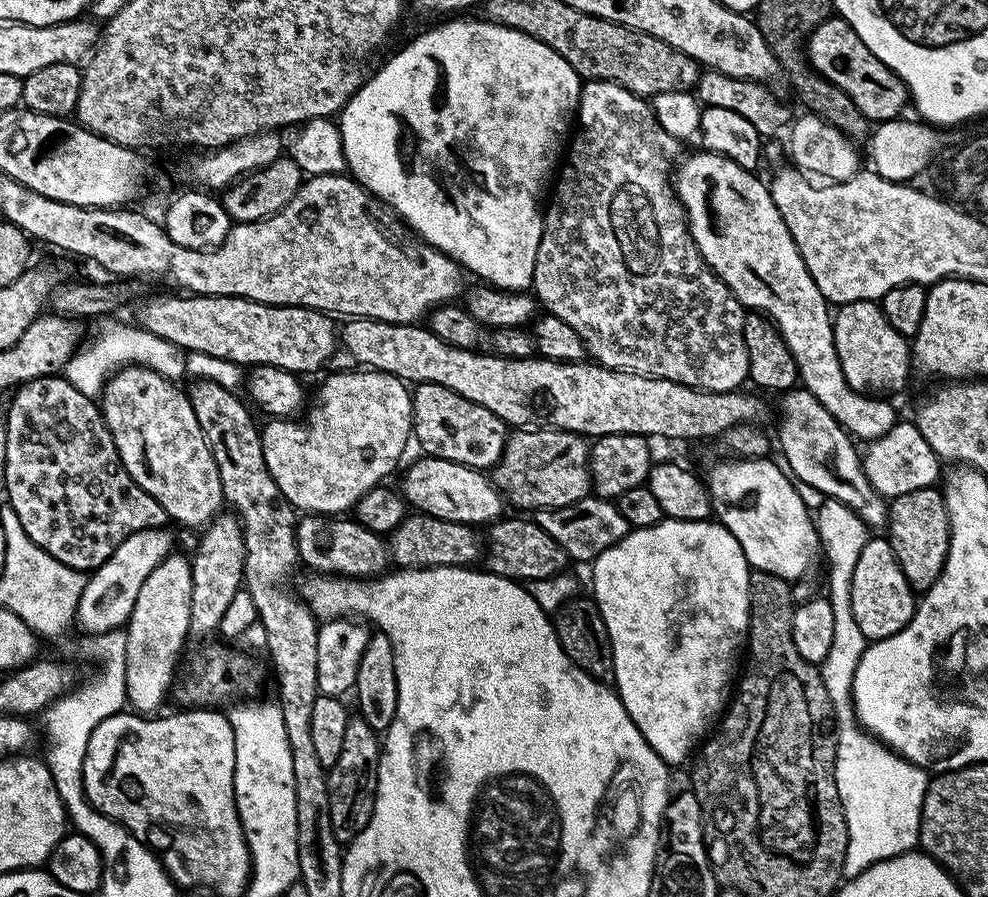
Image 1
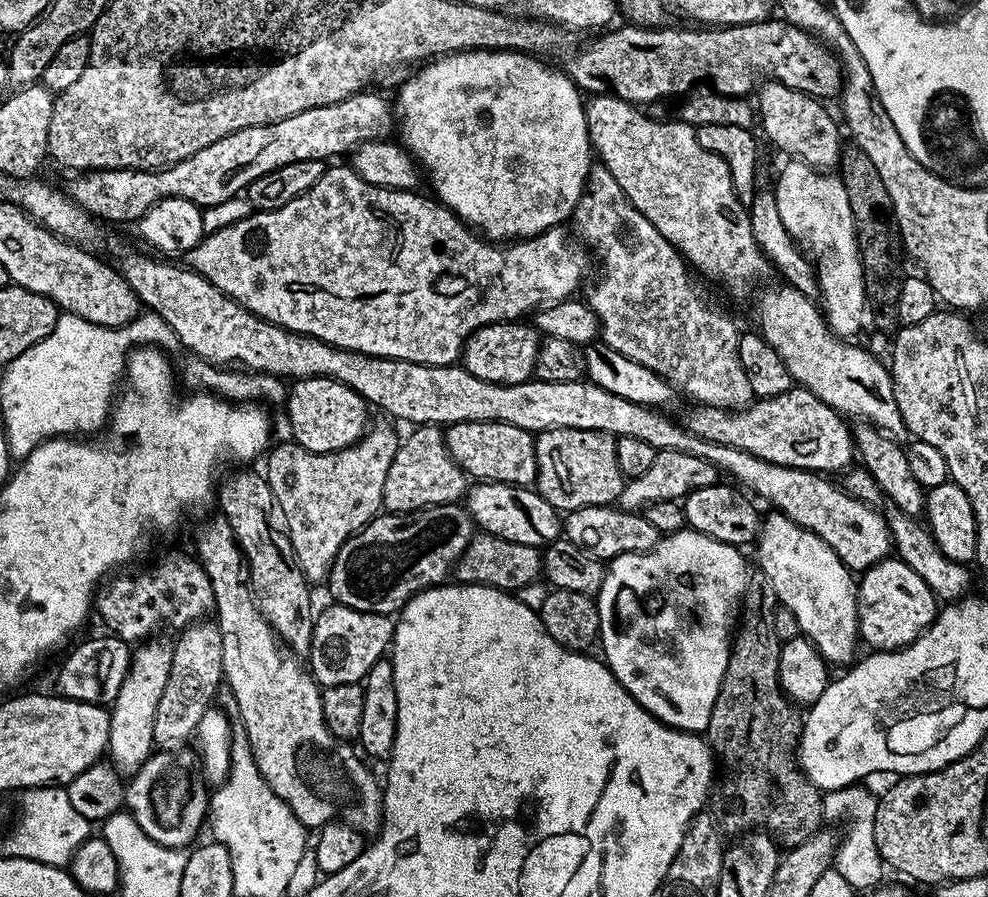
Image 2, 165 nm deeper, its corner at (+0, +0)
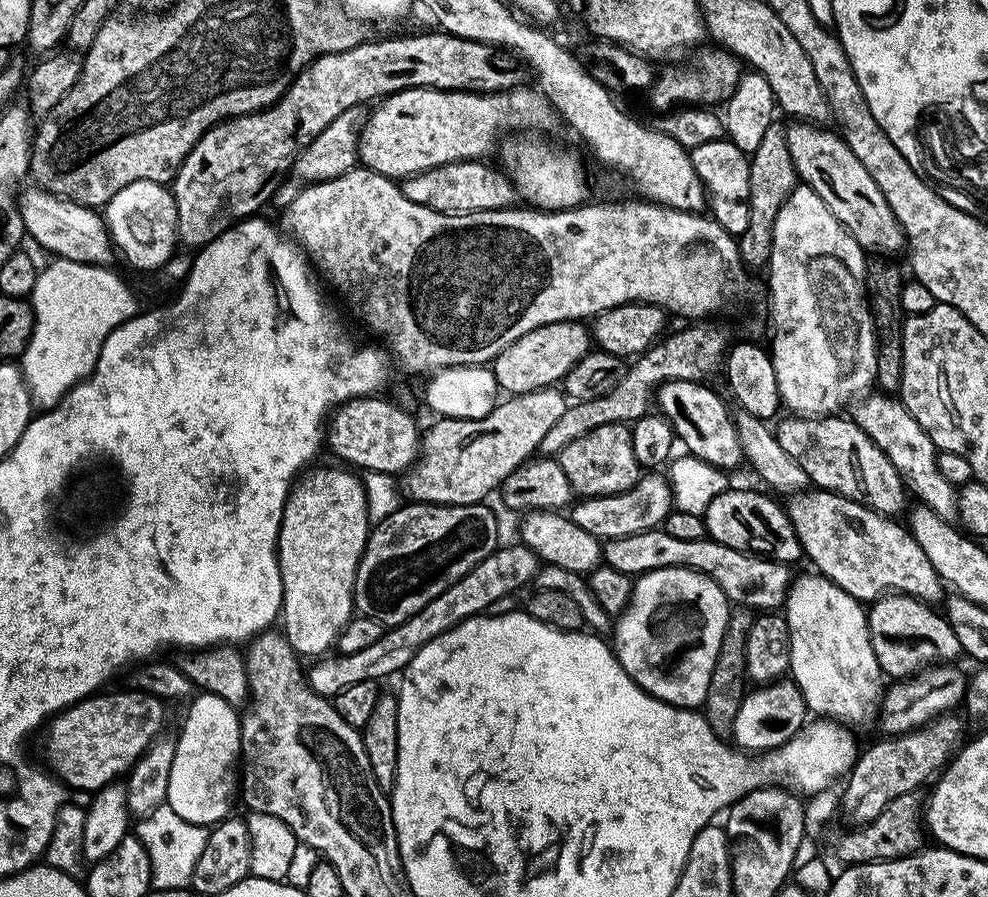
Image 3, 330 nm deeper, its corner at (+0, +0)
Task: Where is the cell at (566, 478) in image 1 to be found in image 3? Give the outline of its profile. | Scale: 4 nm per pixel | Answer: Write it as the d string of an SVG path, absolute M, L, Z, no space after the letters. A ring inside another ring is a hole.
M607 424L574 438L558 457L566 478L570 478L573 493L581 497L613 496L630 490L641 478L642 469L634 456L632 429L626 424Z

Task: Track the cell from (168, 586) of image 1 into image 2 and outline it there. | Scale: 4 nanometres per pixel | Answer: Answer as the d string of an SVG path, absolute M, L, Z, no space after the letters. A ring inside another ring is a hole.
M158 638L141 643L132 652L132 665L128 667L118 698L110 705L110 734L107 755L116 772L132 774L154 752L154 713L158 711L158 701L166 688L166 678L170 678L172 648ZM141 647L141 648L140 648ZM140 648L140 649L139 649Z

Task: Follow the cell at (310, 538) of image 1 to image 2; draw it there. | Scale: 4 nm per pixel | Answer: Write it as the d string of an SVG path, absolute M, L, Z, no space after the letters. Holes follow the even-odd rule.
M463 503L435 504L413 512L378 514L358 532L353 532L338 550L332 567L328 569L326 587L331 599L342 606L363 612L377 612L392 616L424 588L434 588L449 579L460 555L470 546L474 535L472 516Z

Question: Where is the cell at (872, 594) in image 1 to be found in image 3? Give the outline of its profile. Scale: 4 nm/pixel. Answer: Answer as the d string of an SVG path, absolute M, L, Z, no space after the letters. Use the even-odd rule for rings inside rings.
M903 594L881 596L867 609L870 642L885 677L903 682L927 673L933 666L947 665L955 661L952 659L956 655L961 655L962 649L954 630L936 611L933 605Z

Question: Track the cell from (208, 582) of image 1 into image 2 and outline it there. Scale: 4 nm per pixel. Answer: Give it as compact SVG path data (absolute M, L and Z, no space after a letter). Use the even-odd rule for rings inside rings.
M215 619L197 620L177 636L180 637L172 648L170 678L166 678L166 688L162 690L162 698L158 701L158 711L154 713L152 743L164 750L173 750L183 740L189 741L193 737L202 714L213 705L216 691L222 688L224 678L222 634Z

